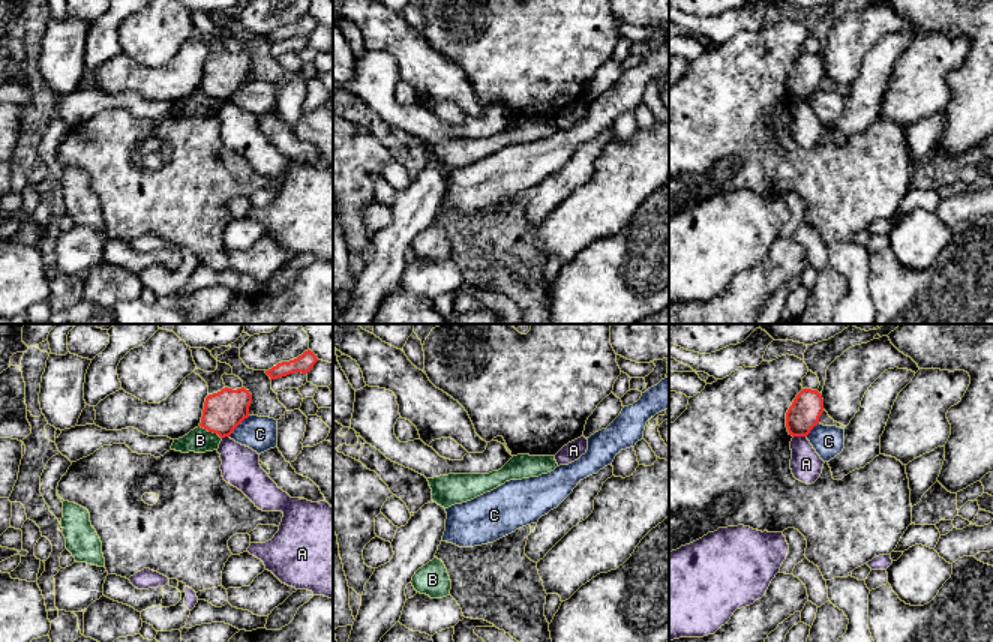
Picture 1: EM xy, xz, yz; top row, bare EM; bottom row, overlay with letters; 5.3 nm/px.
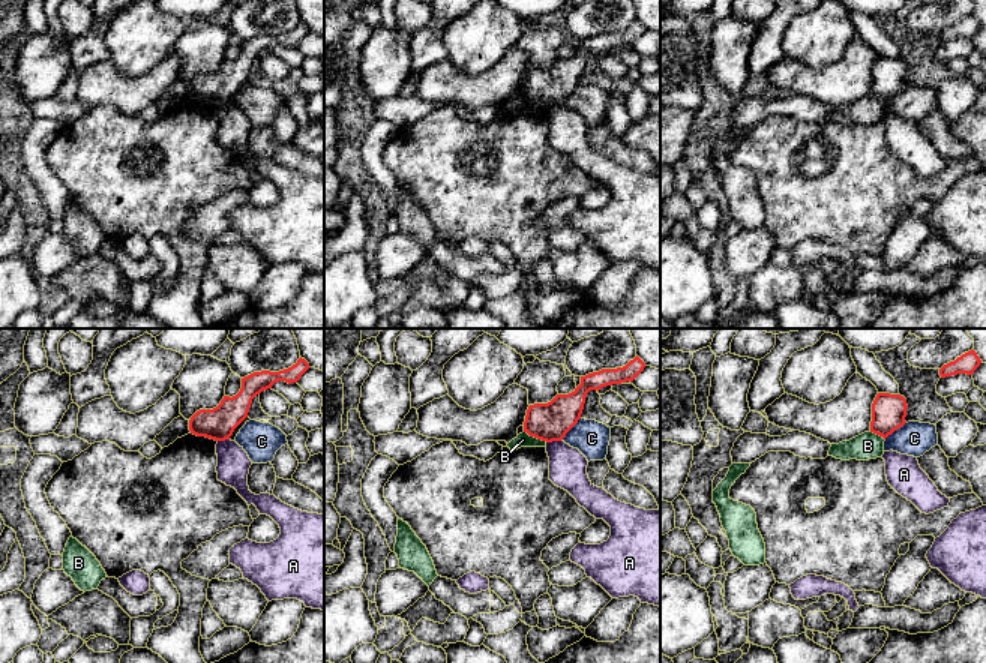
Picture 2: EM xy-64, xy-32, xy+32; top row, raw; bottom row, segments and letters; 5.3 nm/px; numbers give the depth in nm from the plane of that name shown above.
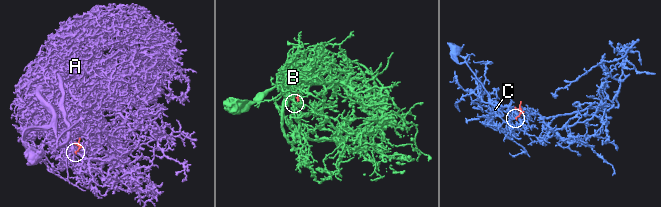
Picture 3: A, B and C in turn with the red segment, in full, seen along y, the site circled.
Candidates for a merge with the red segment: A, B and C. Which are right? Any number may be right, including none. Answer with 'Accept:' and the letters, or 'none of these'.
Accept: none of these

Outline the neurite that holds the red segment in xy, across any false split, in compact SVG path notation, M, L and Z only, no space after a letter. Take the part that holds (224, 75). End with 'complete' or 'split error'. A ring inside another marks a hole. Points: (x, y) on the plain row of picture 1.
M244 51L222 52L208 58L204 66L200 90L220 102L230 100L234 93L249 81L252 58Z; complete

